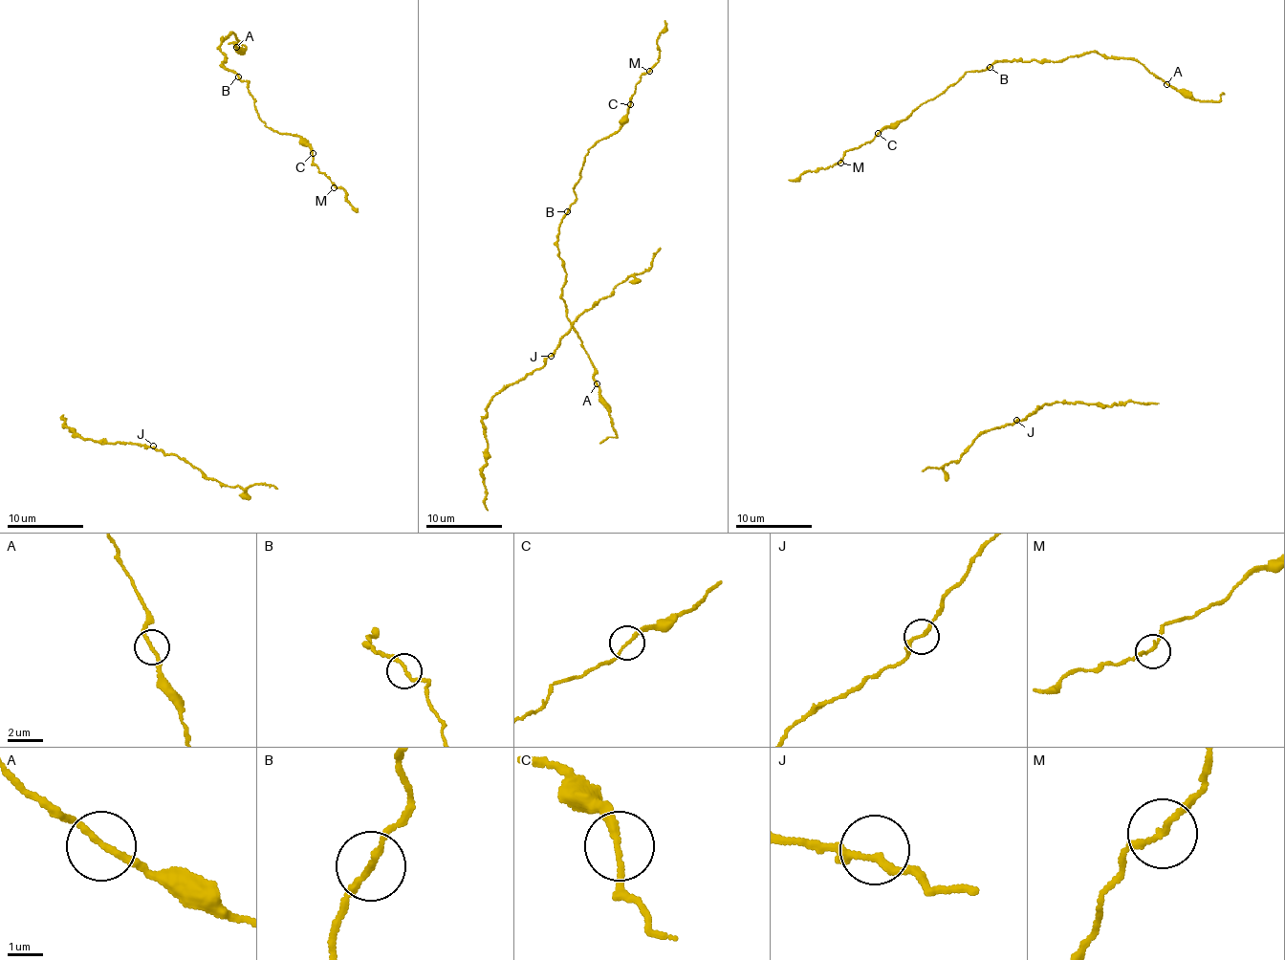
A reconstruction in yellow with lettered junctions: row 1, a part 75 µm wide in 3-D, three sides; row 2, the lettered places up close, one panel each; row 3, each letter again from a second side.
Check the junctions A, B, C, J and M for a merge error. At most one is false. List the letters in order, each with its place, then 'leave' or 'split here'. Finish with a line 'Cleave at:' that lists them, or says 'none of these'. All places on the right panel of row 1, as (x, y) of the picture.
A: at (1166, 84); leave
B: at (990, 67); leave
C: at (878, 133); leave
J: at (1016, 420); leave
M: at (840, 163); leave
Cleave at: none of these

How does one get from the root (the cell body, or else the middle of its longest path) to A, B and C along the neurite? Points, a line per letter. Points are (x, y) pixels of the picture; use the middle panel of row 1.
A: (649, 71), (640, 76), (621, 127), (587, 150), (575, 185), (576, 201), (557, 235), (566, 316), (597, 384)
B: (649, 71), (640, 76), (621, 127), (587, 150), (575, 185), (576, 201), (568, 211)
C: (649, 71), (640, 76), (630, 104)

